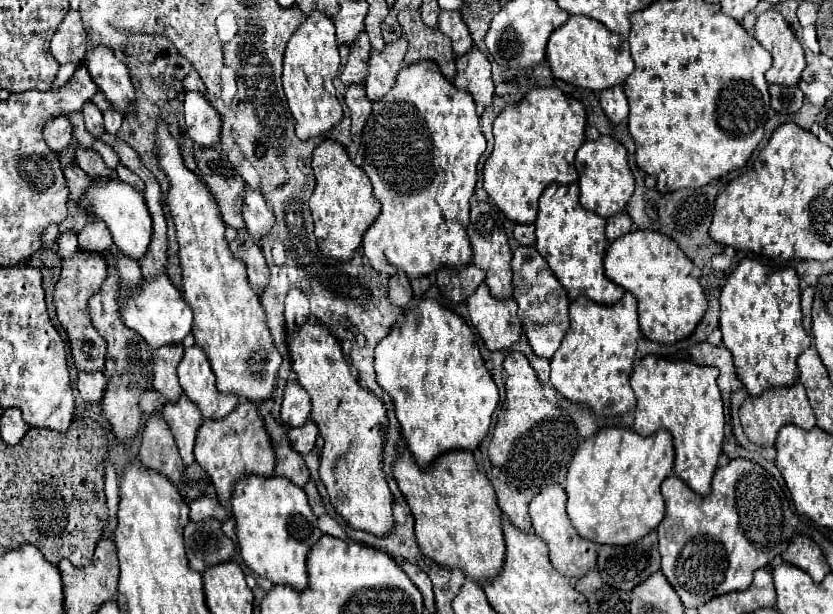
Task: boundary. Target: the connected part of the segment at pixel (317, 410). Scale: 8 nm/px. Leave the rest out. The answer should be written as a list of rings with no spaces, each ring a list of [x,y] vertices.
[[[306,321],[290,333],[288,347],[298,383],[308,391],[312,401],[310,419],[318,425],[318,431],[324,437],[320,479],[326,485],[332,507],[352,529],[364,529],[376,537],[392,533],[394,499],[382,473],[382,425],[388,421],[384,403],[372,391],[358,385],[358,379],[350,373],[340,343],[322,325]]]

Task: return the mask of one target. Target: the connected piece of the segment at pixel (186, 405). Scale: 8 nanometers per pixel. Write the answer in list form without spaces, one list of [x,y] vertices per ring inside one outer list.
[[[180,397],[180,401],[172,403],[172,405],[164,405],[162,409],[164,421],[168,423],[184,465],[192,465],[194,463],[194,443],[196,443],[196,433],[204,421],[202,413],[196,409],[196,405],[192,405],[188,401],[188,397]]]

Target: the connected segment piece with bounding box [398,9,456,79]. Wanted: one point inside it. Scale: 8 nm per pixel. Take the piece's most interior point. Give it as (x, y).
(424, 42)

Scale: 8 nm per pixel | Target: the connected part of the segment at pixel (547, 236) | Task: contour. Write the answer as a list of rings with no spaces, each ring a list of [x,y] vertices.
[[[576,183],[548,185],[540,195],[540,209],[534,225],[536,225],[536,249],[538,253],[544,255],[558,281],[570,293],[568,295],[570,299],[584,295],[604,305],[620,301],[624,289],[606,277],[602,265],[606,251],[606,235],[604,235],[606,219],[580,207]]]

